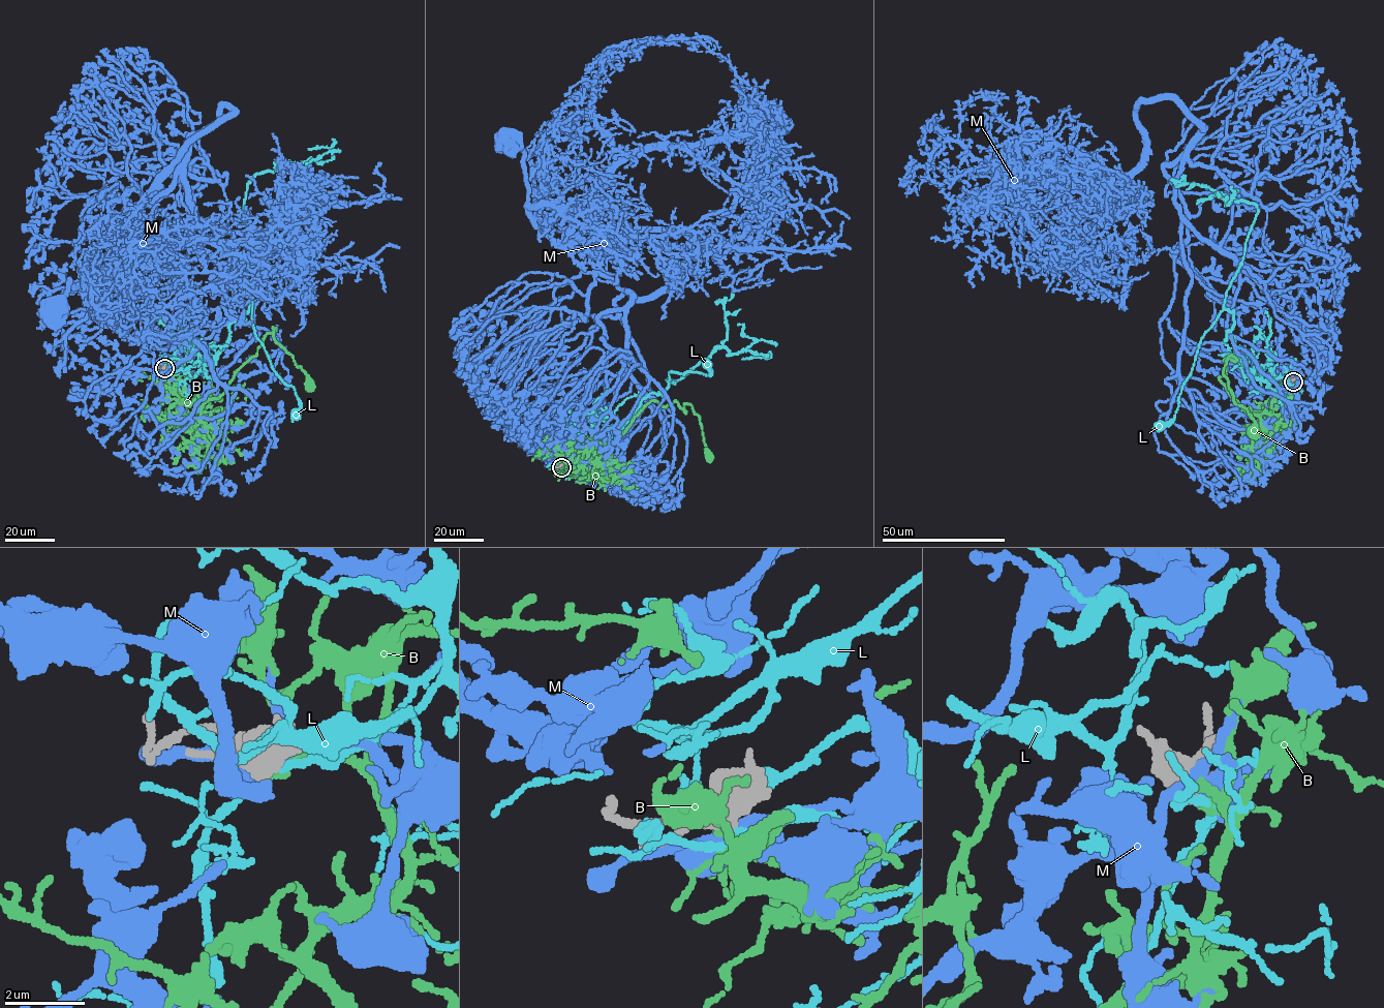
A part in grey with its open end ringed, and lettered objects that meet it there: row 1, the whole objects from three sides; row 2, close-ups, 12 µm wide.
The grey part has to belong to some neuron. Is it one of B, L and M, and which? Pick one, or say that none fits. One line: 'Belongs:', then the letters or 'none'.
Belongs: B

